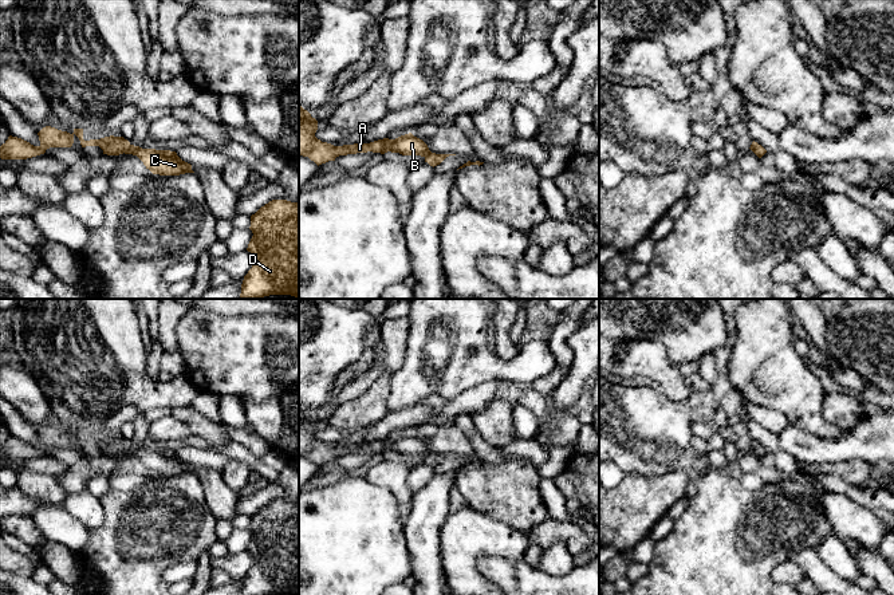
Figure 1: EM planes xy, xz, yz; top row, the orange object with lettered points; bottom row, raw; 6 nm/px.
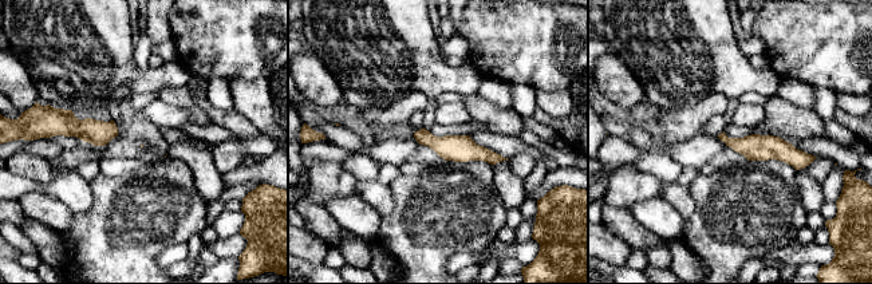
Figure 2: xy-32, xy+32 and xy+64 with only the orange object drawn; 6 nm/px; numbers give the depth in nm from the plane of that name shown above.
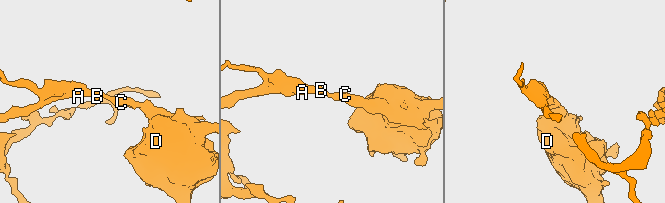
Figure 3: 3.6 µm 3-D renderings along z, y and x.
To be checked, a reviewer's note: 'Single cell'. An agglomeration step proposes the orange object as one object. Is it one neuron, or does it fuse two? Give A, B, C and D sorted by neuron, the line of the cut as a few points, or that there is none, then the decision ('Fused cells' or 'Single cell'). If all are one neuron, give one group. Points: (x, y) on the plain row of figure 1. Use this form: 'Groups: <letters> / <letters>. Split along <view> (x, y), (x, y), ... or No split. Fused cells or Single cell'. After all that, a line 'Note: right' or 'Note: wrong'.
Groups: A B C D. No split. Single cell
Note: right

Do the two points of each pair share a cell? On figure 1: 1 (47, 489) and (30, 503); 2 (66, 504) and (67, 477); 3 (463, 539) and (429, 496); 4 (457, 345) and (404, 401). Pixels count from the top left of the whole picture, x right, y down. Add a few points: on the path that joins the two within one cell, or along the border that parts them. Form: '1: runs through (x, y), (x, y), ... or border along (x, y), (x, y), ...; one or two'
1: border along (16, 485), (39, 504); two
2: border along (86, 488), (67, 493); two
3: border along (449, 513), (440, 530), (438, 548); two
4: runs through (442, 357), (410, 386); one

